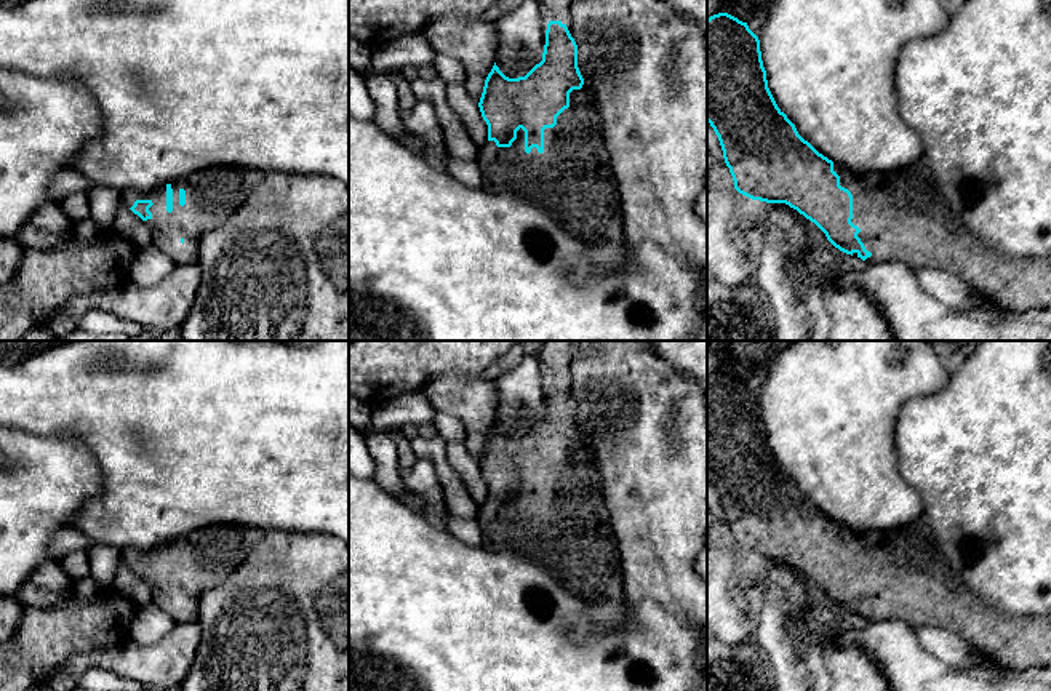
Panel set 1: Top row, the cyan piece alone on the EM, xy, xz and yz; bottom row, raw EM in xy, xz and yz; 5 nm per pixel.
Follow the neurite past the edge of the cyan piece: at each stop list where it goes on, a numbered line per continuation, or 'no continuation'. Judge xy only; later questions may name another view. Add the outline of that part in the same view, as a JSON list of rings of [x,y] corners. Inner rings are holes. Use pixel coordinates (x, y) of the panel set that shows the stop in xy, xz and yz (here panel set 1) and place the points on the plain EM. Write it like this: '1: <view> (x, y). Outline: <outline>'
1: xy (211, 554). Outline: [[[213,525],[171,541],[173,569],[166,569],[166,544],[152,550],[120,550],[131,566],[136,558],[150,558],[152,576],[144,579],[150,603],[176,624],[198,621],[200,597],[222,584],[262,539],[266,529],[242,525]]]

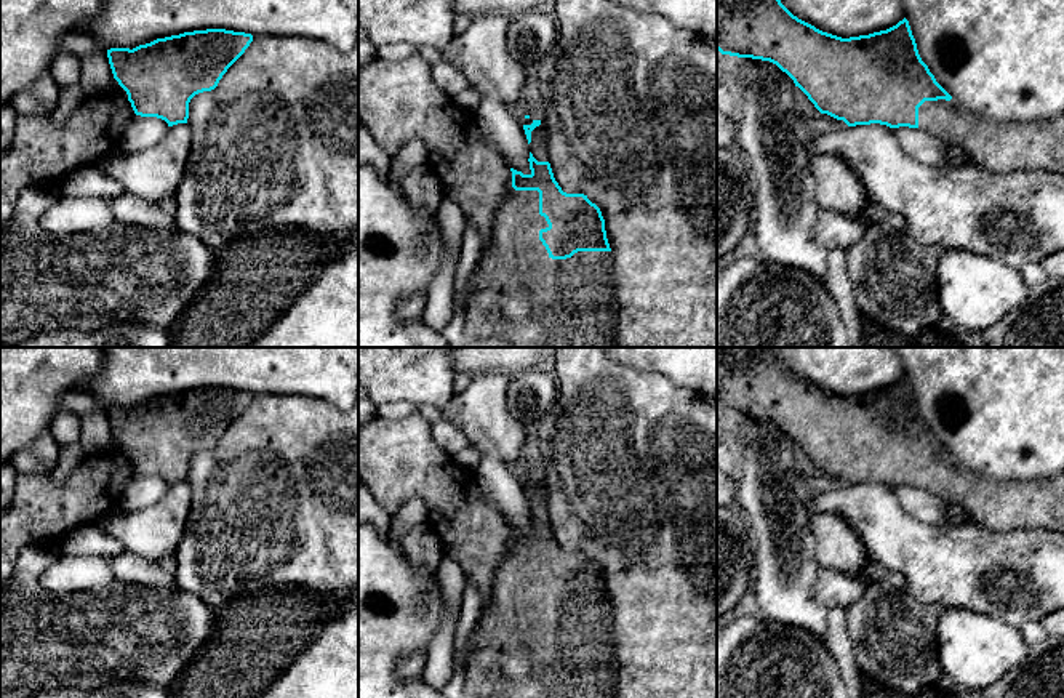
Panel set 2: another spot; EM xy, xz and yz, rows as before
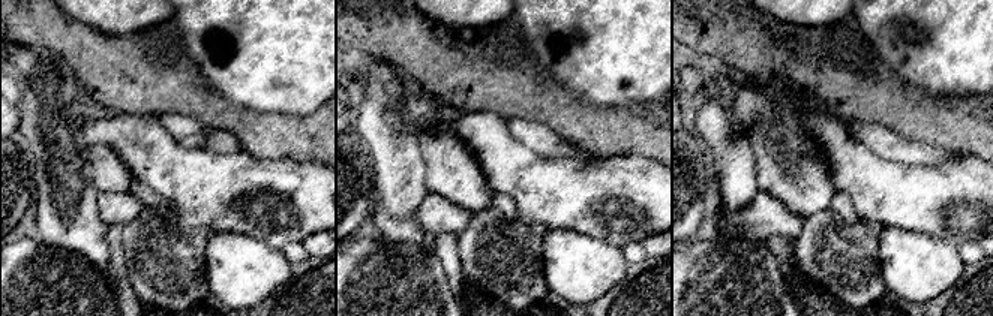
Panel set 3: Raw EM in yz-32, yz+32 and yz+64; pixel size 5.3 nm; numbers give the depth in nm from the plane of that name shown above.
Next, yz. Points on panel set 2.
1: yz (1000, 506). Outline: [[[938,458],[925,459],[918,466],[918,487],[939,496],[947,504],[962,507],[974,524],[995,533],[1026,528],[1064,535],[1064,471],[1048,480],[994,480],[963,467],[954,458]]]

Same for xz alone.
1: xz (575, 657). Outline: [[[510,546],[509,556],[499,564],[491,599],[483,607],[478,620],[478,637],[475,650],[464,668],[464,693],[469,698],[618,698],[619,660],[614,647],[613,612],[611,610],[578,610],[566,618],[552,618],[539,599],[539,589],[549,586],[544,575],[539,573],[538,549],[515,549]],[[517,647],[525,647],[531,674],[518,684],[507,684],[501,677],[501,666],[507,655]]]

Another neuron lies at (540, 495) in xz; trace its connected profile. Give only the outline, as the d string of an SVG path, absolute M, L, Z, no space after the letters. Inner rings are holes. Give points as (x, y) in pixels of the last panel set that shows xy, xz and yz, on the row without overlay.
M541 480L541 483L531 490L530 501L531 512L538 520L549 520L547 499L549 493L544 482Z

